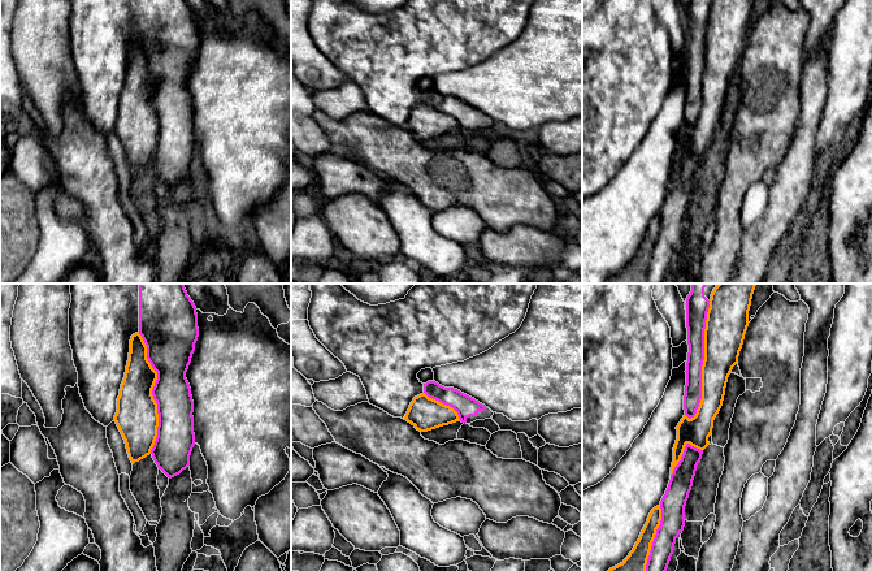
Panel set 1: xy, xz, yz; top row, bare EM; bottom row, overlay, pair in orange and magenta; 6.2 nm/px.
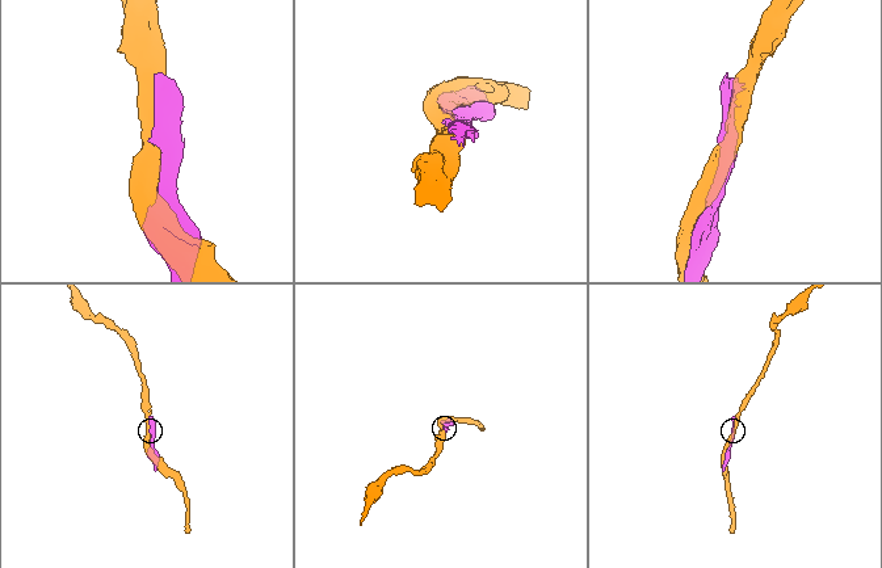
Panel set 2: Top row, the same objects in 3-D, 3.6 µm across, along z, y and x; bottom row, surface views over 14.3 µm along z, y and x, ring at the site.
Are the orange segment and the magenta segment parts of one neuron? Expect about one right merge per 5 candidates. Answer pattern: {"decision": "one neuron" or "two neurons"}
{"decision": "two neurons"}

